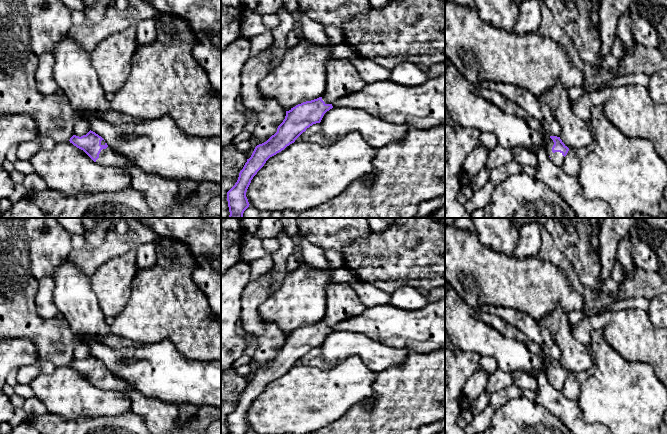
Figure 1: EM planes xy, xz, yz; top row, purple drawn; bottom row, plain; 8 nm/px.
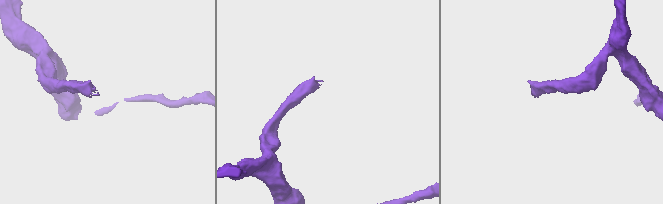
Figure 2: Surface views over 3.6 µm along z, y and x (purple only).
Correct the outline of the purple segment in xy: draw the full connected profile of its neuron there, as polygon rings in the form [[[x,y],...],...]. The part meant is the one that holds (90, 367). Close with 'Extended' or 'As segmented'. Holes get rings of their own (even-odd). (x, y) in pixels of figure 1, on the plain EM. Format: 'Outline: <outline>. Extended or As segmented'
Outline: [[[89,355],[81,361],[73,359],[70,362],[72,367],[77,372],[83,374],[94,386],[107,390],[121,390],[126,393],[133,388],[124,380],[118,378],[107,369],[104,363],[93,355]]]. Extended

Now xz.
Outline: [[[334,283],[326,291],[326,315],[314,324],[296,329],[289,335],[277,356],[266,366],[255,371],[247,383],[235,409],[227,416],[229,434],[246,434],[249,426],[247,413],[253,401],[266,385],[284,374],[313,348],[320,347],[324,338],[333,332],[332,328],[339,322],[355,317],[367,307],[360,301],[355,290],[345,284]]]. Extended

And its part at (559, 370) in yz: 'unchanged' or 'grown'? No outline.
grown

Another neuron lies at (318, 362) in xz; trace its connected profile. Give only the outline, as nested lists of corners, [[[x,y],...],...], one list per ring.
[[[321,346],[313,348],[300,359],[301,365],[316,367],[324,370],[330,369],[332,366],[326,363],[320,356],[320,354],[321,354]]]

